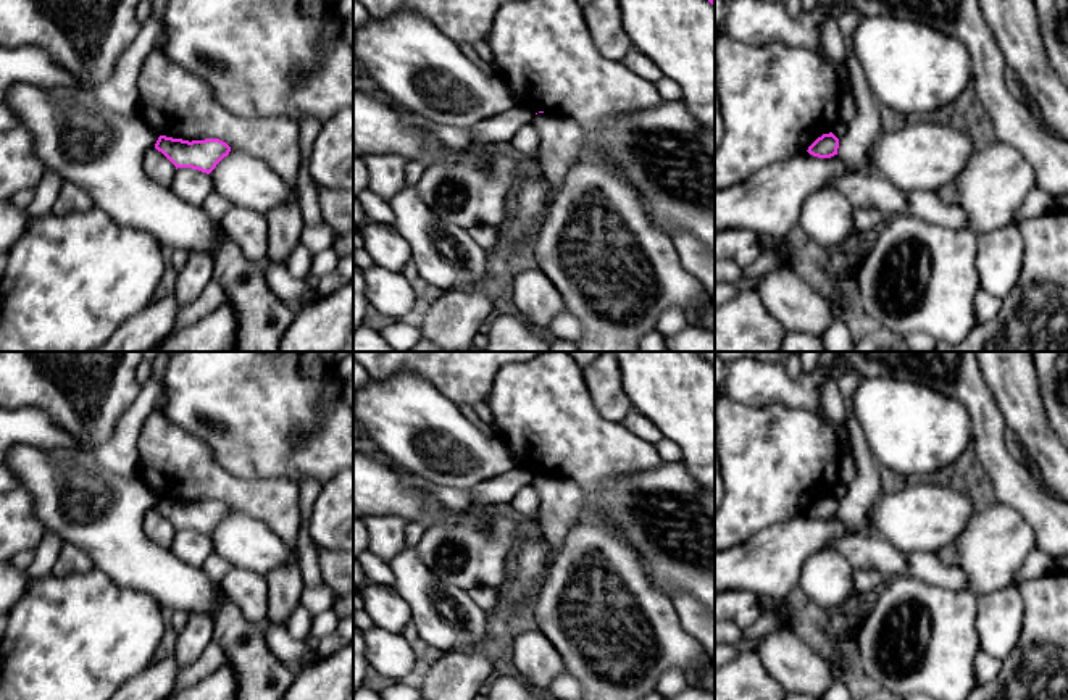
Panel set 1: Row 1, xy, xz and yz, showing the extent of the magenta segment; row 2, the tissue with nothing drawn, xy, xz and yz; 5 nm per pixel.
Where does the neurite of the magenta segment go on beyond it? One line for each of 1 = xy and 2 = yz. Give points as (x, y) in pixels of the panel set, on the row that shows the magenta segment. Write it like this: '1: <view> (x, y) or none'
1: none
2: none

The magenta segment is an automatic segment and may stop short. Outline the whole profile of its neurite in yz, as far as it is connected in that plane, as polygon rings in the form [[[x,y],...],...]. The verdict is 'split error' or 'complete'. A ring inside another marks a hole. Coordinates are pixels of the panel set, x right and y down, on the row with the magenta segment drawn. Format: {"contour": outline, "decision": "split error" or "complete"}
{"contour": [[[829,132],[818,137],[810,147],[808,153],[818,158],[831,158],[837,155],[839,139]]], "decision": "complete"}

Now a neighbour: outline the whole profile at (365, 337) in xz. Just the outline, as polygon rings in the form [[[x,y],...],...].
[[[366,321],[353,331],[353,352],[395,352]]]

